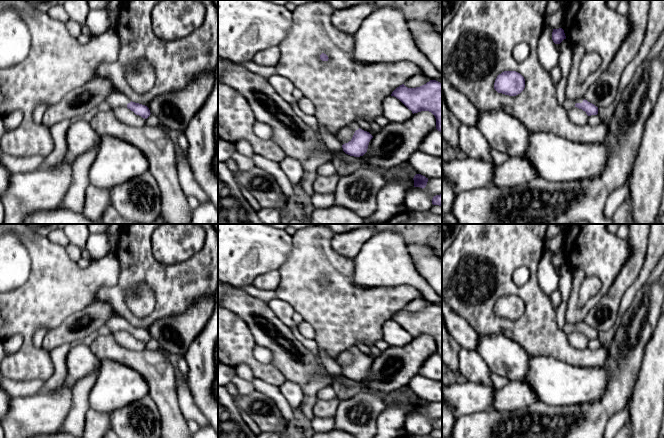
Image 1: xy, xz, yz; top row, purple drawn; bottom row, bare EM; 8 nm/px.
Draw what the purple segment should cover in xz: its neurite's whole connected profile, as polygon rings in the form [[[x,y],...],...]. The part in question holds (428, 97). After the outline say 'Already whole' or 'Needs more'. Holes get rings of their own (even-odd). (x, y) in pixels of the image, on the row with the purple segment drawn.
[[[430,80],[416,88],[408,88],[402,84],[391,96],[399,99],[413,114],[431,112],[436,118],[436,129],[442,133],[442,83]]]. Already whole

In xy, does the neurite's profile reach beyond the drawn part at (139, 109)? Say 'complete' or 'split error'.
split error

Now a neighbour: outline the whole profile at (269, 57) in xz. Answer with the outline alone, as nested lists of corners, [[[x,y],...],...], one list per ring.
[[[278,46],[270,47],[263,51],[258,52],[253,61],[260,66],[276,67],[280,60],[280,49]]]

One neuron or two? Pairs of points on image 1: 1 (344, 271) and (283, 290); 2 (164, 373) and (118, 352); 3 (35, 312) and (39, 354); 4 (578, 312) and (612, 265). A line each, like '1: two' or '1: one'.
1: one
2: one
3: one
4: one

